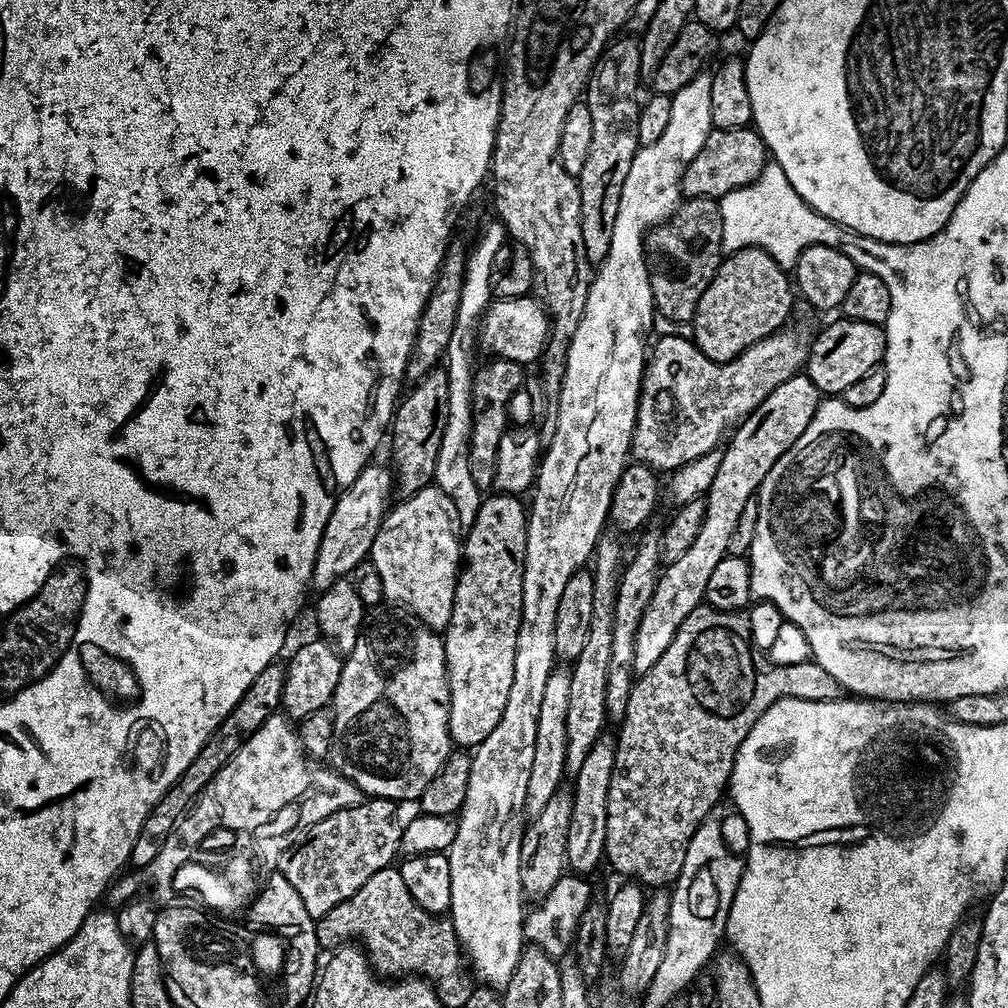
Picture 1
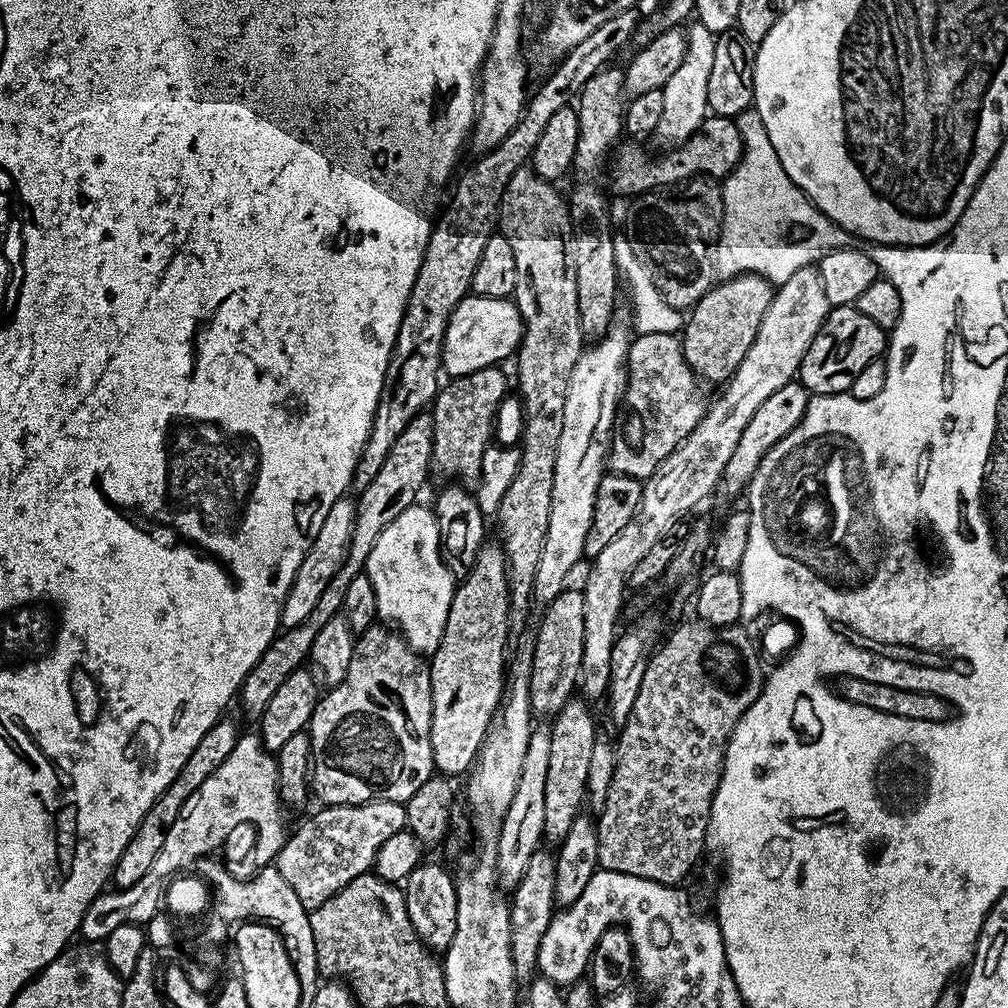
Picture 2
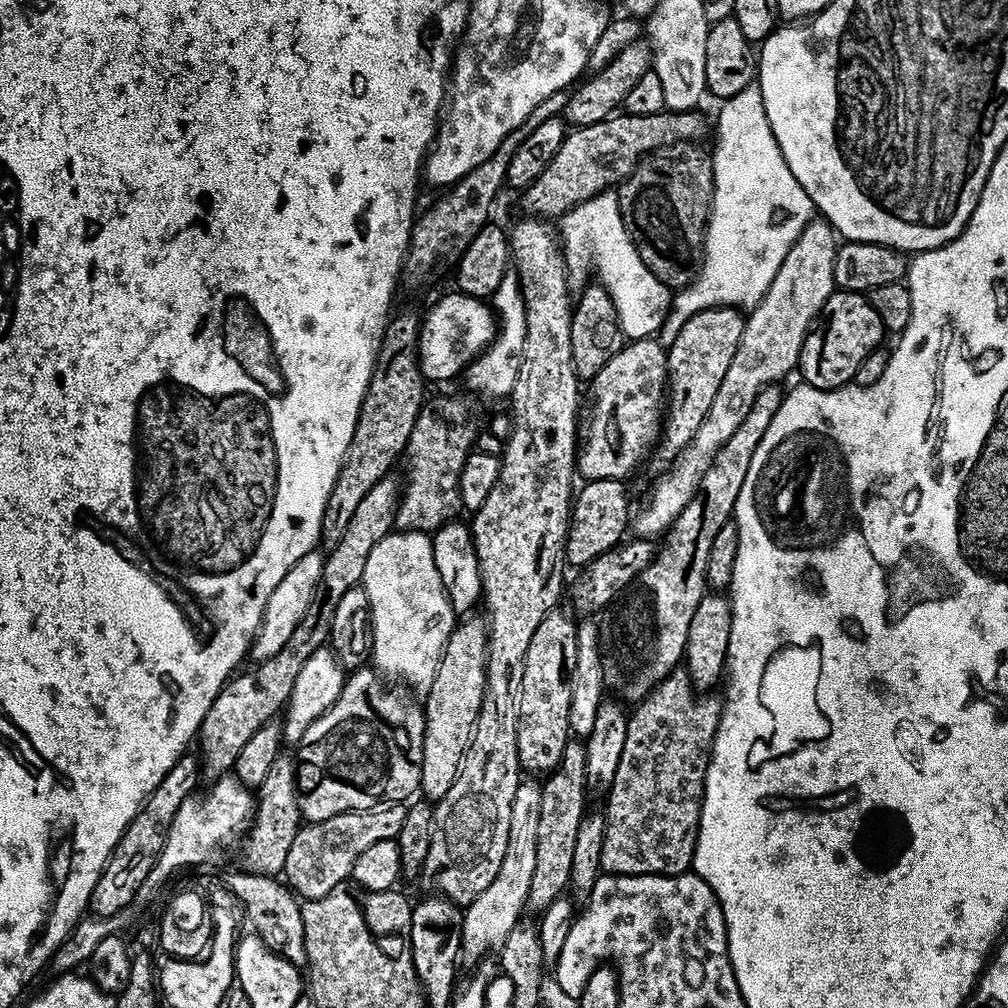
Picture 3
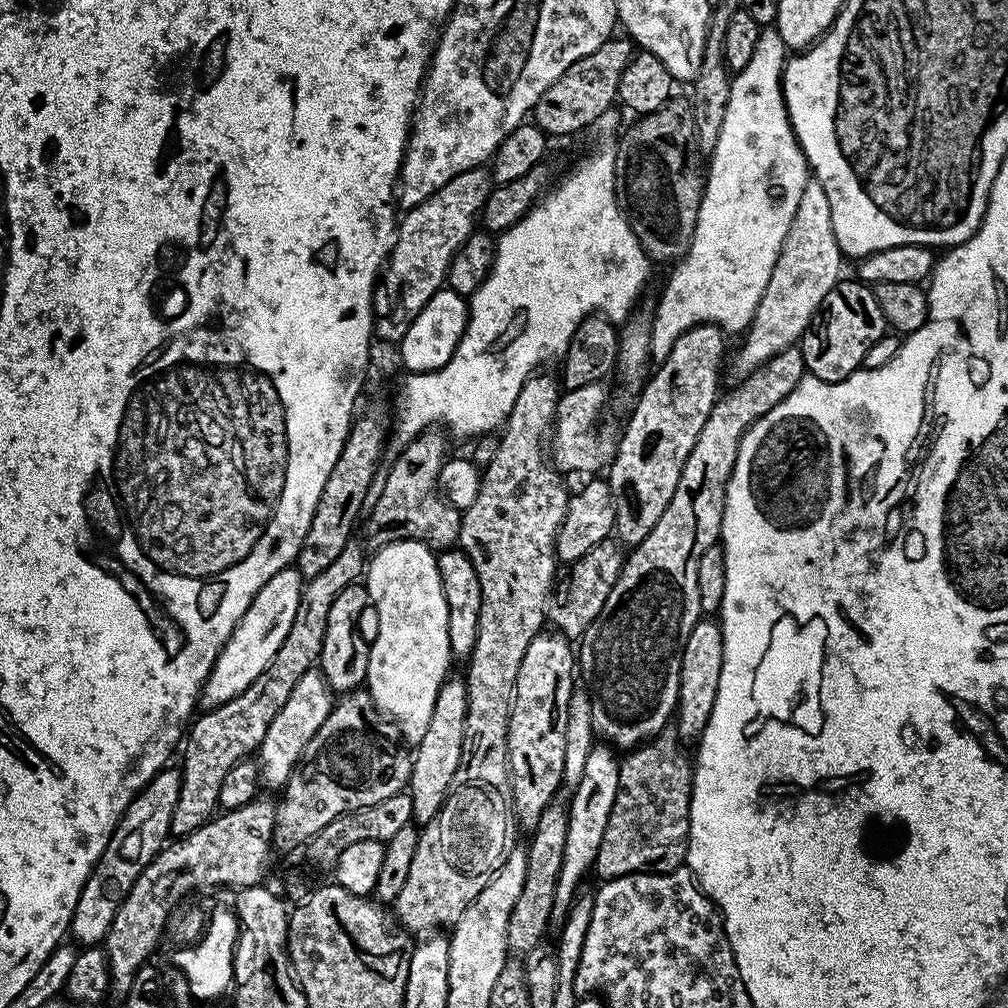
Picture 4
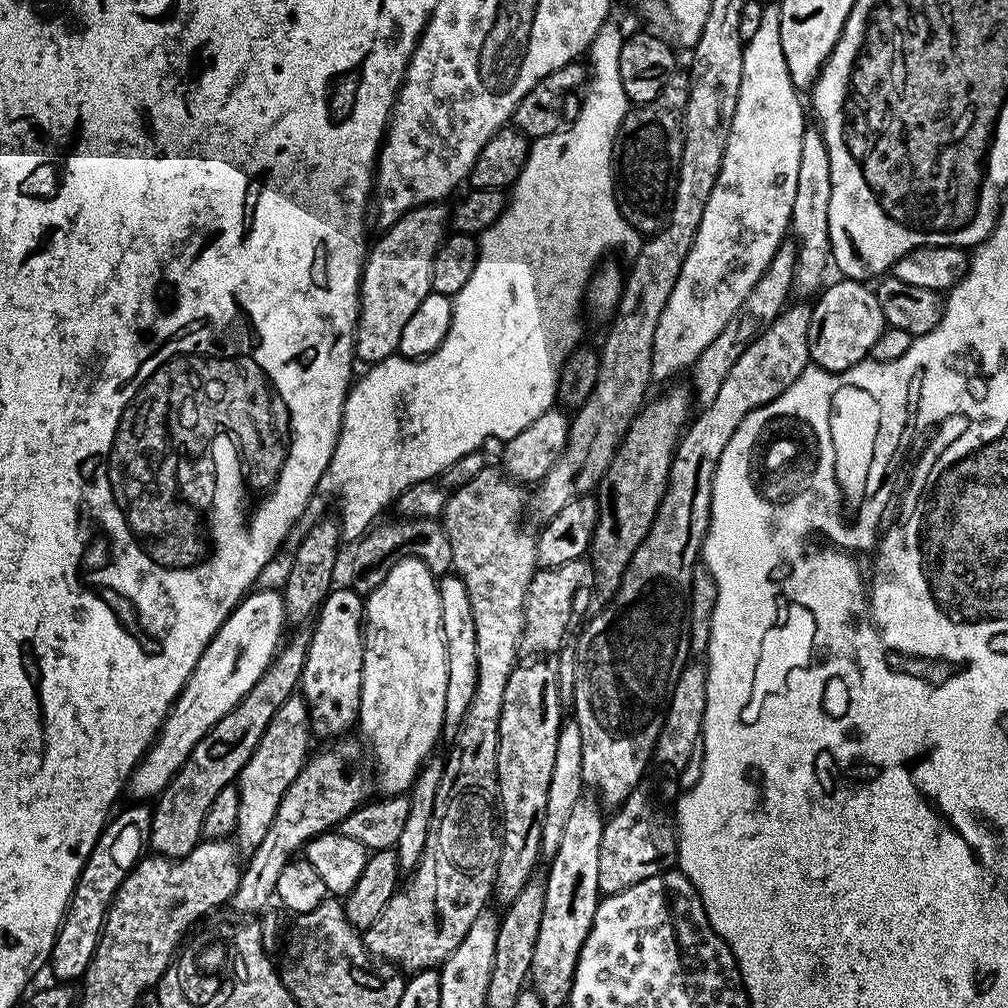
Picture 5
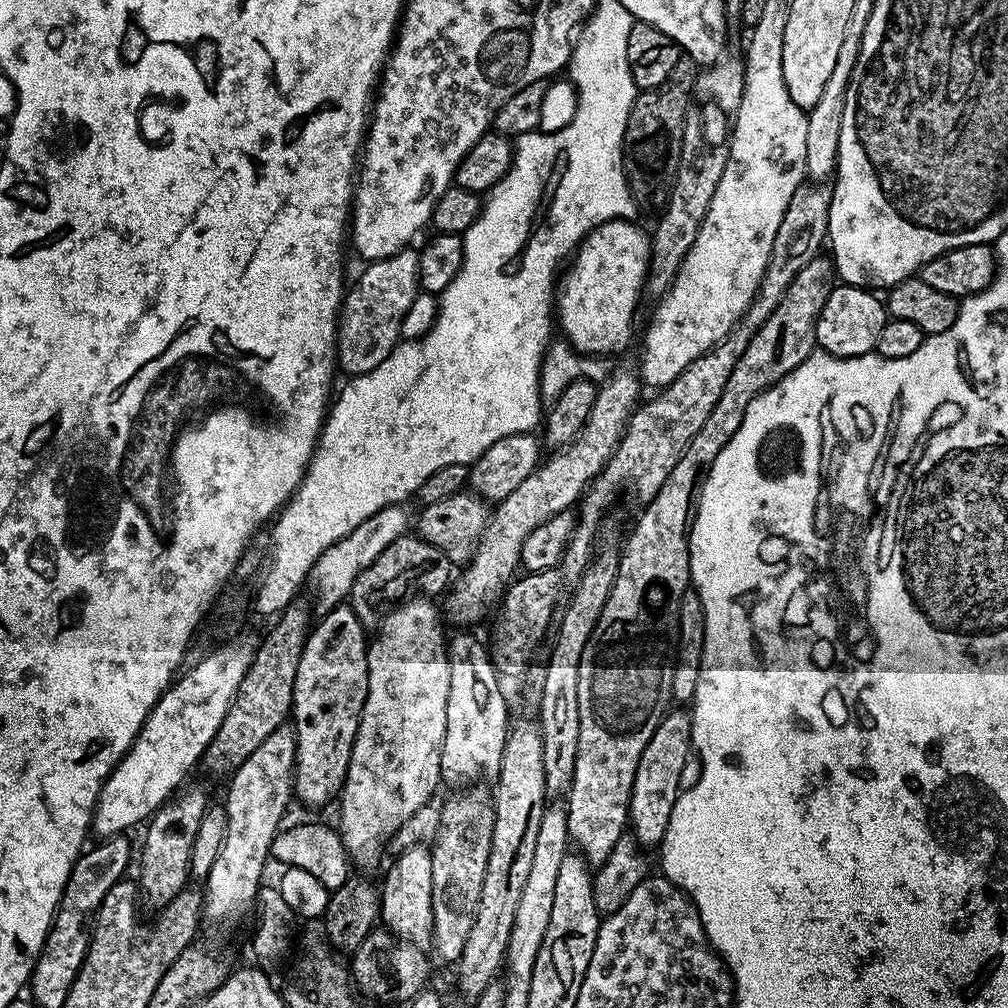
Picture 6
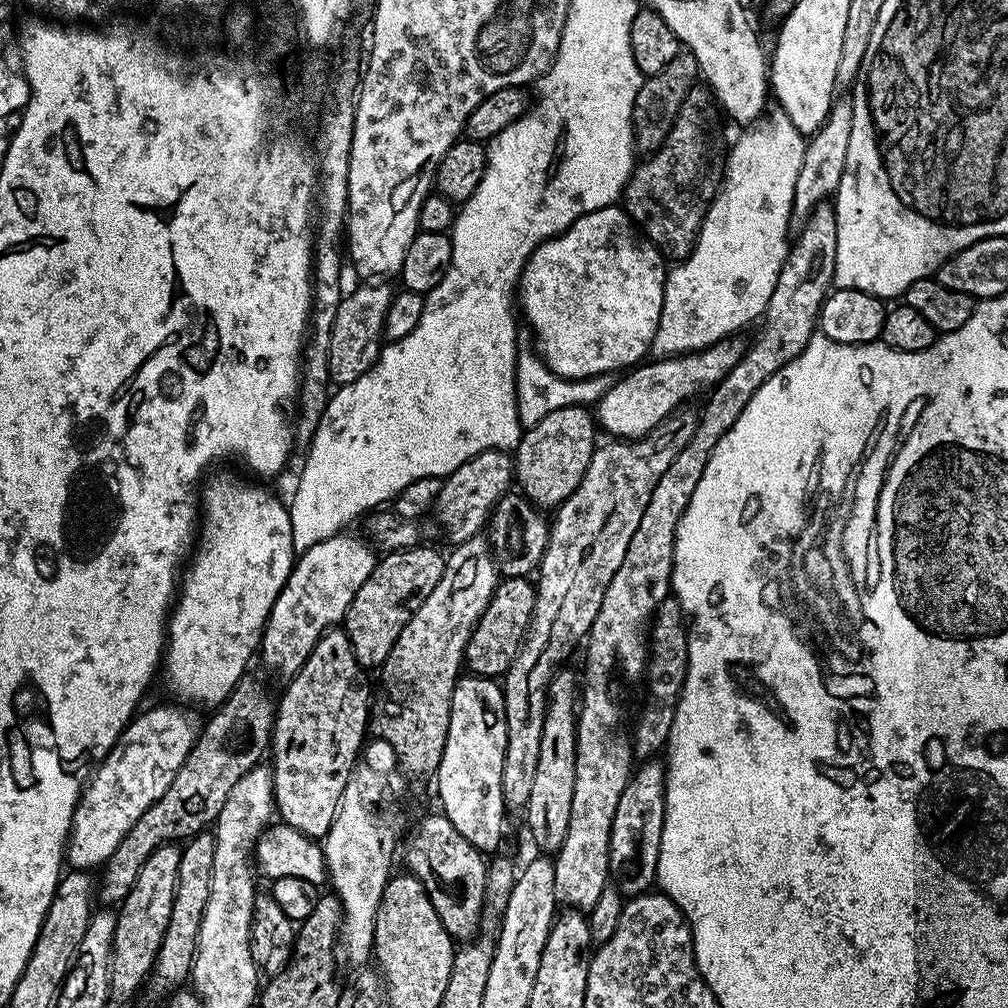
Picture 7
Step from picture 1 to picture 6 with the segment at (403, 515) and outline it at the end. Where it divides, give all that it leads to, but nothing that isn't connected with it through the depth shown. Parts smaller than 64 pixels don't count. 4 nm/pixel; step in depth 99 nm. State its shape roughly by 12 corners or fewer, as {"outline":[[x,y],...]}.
{"outline":[[431,599],[368,644],[340,840],[374,867],[442,784],[450,662]]}

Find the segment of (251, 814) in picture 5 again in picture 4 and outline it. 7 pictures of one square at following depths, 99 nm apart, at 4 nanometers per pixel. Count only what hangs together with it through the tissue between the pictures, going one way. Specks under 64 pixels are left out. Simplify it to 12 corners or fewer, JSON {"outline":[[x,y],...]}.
{"outline":[[319,670],[302,674],[258,749],[260,783],[280,790],[332,713]]}

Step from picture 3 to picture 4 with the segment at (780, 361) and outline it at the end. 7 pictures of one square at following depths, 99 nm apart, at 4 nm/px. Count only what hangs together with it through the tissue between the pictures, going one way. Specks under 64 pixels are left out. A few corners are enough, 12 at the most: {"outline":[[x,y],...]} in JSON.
{"outline":[[815,178],[736,352],[737,377],[799,341],[841,280]]}

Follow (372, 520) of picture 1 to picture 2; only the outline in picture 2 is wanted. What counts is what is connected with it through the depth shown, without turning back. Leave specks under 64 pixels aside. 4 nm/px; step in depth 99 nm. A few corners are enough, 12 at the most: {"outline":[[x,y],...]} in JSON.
{"outline":[[356,504],[330,506],[284,600],[284,628],[314,610],[348,553]]}

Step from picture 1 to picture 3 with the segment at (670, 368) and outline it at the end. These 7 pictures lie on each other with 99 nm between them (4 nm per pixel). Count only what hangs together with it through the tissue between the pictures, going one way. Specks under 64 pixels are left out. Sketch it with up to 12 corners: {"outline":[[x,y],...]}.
{"outline":[[634,340],[590,382],[578,472],[622,480],[662,431],[668,354]]}

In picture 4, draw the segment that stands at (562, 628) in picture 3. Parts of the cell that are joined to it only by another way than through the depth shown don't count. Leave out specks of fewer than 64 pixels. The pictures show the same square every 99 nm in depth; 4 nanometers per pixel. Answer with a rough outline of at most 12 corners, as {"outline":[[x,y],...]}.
{"outline":[[542,630],[518,666],[508,784],[530,834],[564,783],[578,660]]}

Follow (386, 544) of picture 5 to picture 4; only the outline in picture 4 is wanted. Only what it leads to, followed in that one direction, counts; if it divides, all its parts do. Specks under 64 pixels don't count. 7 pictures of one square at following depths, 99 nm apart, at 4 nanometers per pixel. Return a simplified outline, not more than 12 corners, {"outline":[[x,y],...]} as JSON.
{"outline":[[445,433],[403,445],[367,513],[380,542],[457,547],[461,513],[436,487]]}

